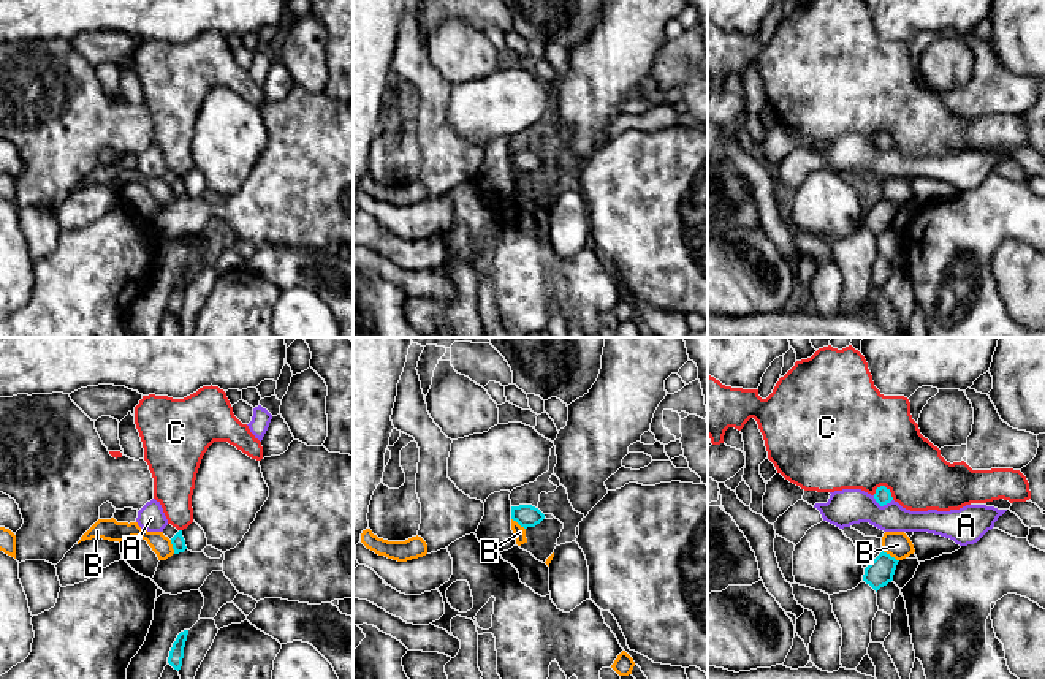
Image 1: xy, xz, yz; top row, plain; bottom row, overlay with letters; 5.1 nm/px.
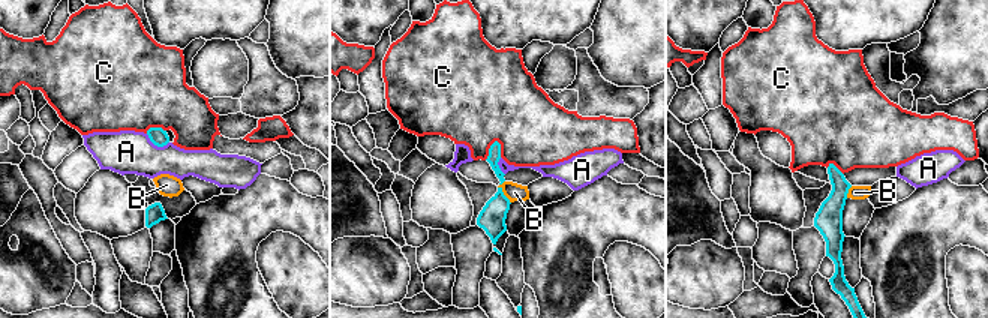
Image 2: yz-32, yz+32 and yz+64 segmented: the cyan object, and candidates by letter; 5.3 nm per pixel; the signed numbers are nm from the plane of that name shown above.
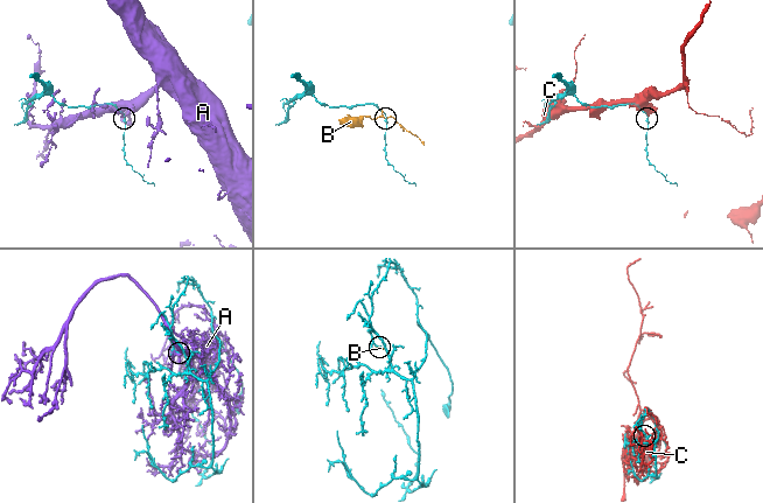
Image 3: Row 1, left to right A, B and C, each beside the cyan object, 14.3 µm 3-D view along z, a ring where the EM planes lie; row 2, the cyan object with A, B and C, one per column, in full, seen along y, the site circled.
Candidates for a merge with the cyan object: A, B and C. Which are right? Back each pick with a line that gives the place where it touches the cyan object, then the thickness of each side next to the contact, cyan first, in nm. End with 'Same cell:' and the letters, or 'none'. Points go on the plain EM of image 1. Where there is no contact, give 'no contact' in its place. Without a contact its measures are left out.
Same cell: none

